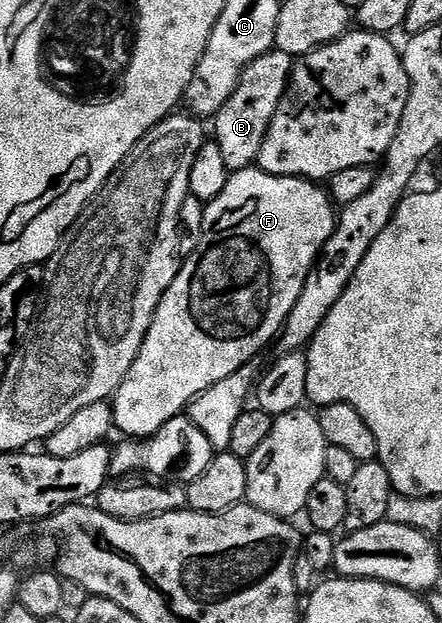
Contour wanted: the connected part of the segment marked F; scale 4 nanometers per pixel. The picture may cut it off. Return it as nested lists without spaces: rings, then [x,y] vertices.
[[[256,165],[229,174],[226,189],[222,189],[222,193],[218,193],[218,197],[210,200],[204,208],[205,228],[211,229],[211,227],[220,226],[224,231],[216,231],[209,239],[202,240],[193,249],[192,256],[181,262],[180,272],[174,277],[170,289],[166,289],[166,293],[154,313],[154,321],[142,341],[142,349],[138,353],[134,365],[130,365],[130,373],[126,373],[122,385],[110,400],[112,421],[117,432],[121,431],[124,437],[132,441],[149,439],[154,433],[158,433],[158,429],[162,429],[162,425],[166,425],[166,421],[183,416],[188,404],[193,403],[206,389],[210,389],[210,385],[218,385],[218,381],[230,377],[230,373],[234,373],[246,366],[247,363],[253,362],[257,358],[256,354],[271,339],[273,342],[279,336],[284,329],[284,323],[287,321],[289,313],[294,309],[294,305],[306,285],[306,277],[311,273],[313,265],[320,257],[321,249],[326,245],[326,241],[330,241],[330,237],[336,228],[337,208],[334,206],[329,192],[325,188],[323,191],[320,187],[323,186],[307,179],[297,179],[295,175],[271,175],[261,171],[259,166]]]

